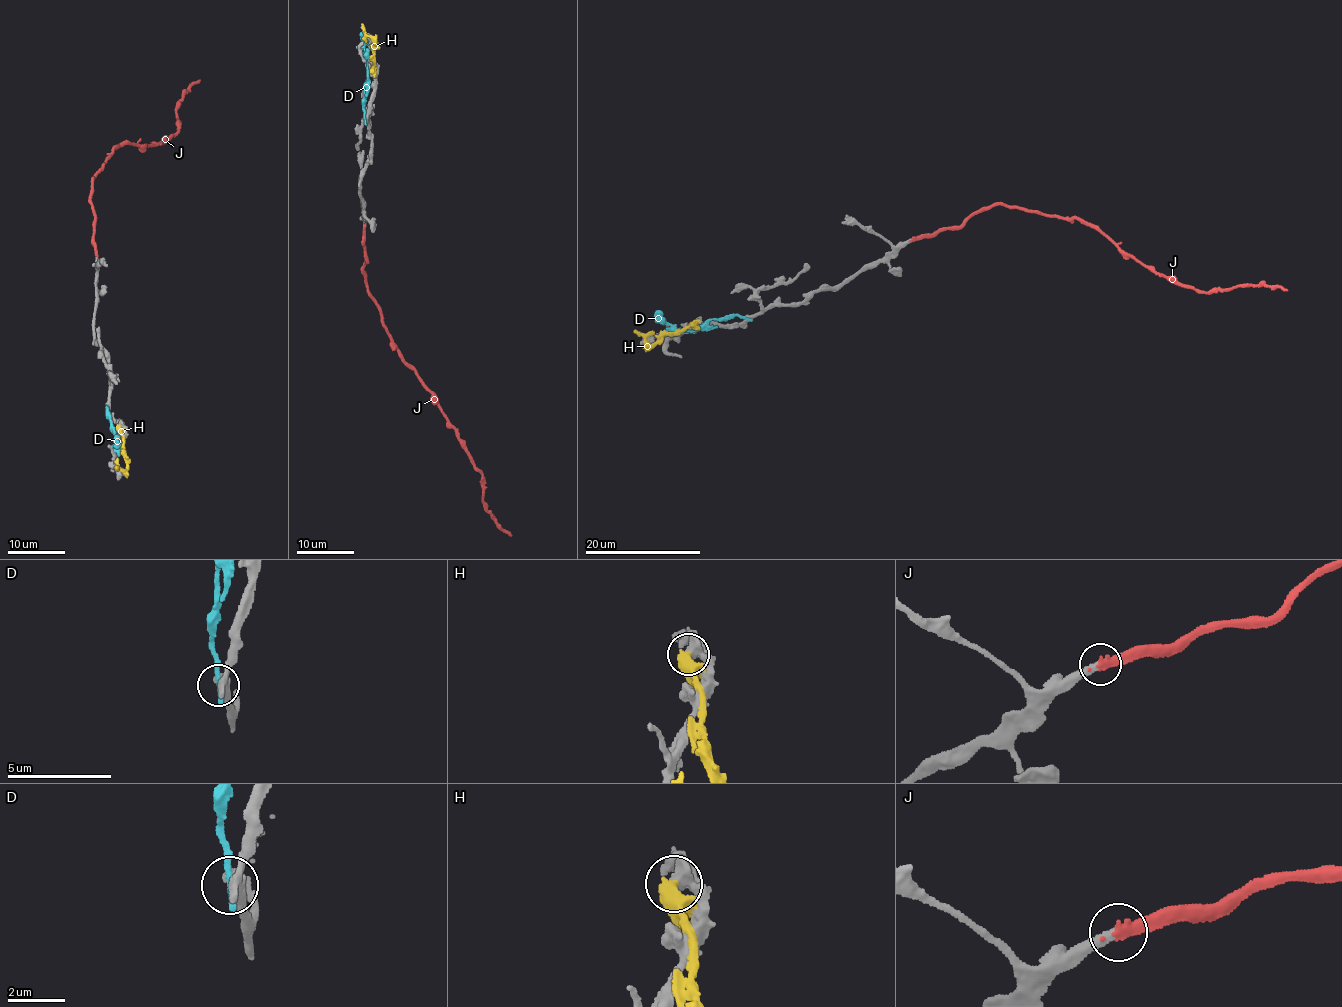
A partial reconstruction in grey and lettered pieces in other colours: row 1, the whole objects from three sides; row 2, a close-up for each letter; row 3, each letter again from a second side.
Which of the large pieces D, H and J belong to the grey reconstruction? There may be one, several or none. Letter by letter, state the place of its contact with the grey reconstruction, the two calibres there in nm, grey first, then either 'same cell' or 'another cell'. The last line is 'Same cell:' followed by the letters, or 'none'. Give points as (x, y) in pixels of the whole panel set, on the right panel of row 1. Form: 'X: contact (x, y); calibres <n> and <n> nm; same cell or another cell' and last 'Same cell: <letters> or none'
D: contact (747, 319); calibres 500 and 280 nm; another cell
H: contact (698, 321); calibres 400 and 400 nm; another cell
J: contact (912, 239); calibres 280 and 380 nm; same cell
Same cell: J

